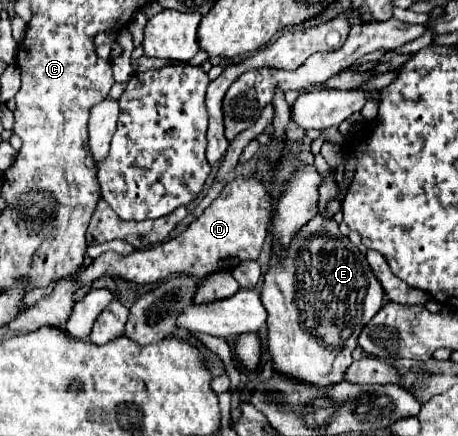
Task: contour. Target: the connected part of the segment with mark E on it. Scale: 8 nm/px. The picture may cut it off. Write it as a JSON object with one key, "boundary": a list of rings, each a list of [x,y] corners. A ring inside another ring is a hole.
{"boundary":[[[317,214],[297,238],[293,238],[285,260],[277,256],[277,250],[271,252],[271,270],[265,274],[261,300],[269,314],[269,358],[273,372],[309,386],[329,388],[343,382],[343,376],[353,362],[351,352],[355,348],[355,332],[381,310],[383,288],[359,248],[339,232],[339,224],[333,218]]]}

